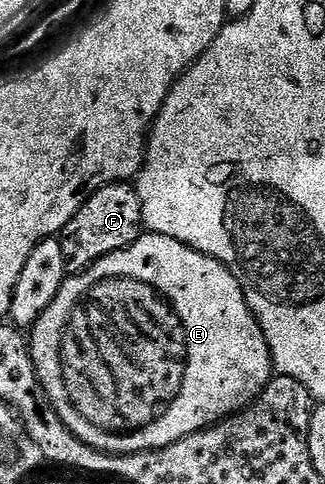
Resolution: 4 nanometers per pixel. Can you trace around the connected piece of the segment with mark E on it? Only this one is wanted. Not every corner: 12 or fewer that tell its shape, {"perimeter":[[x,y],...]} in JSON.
{"perimeter":[[164,235],[68,274],[29,331],[109,455],[248,407],[271,354],[237,277]]}

